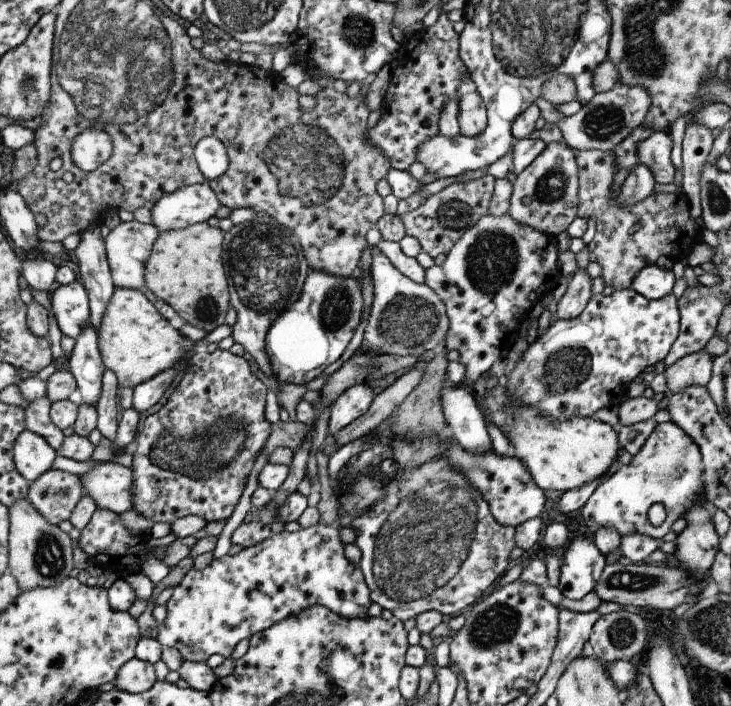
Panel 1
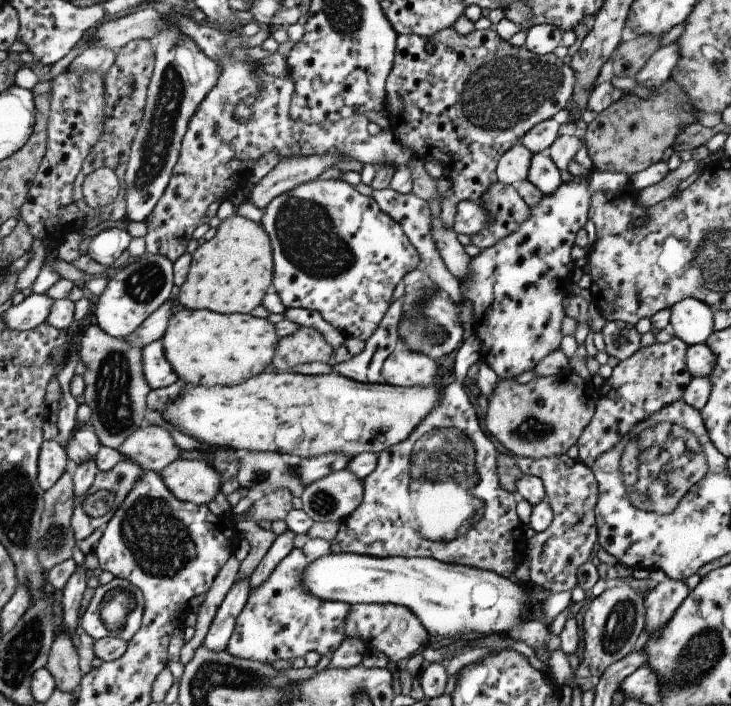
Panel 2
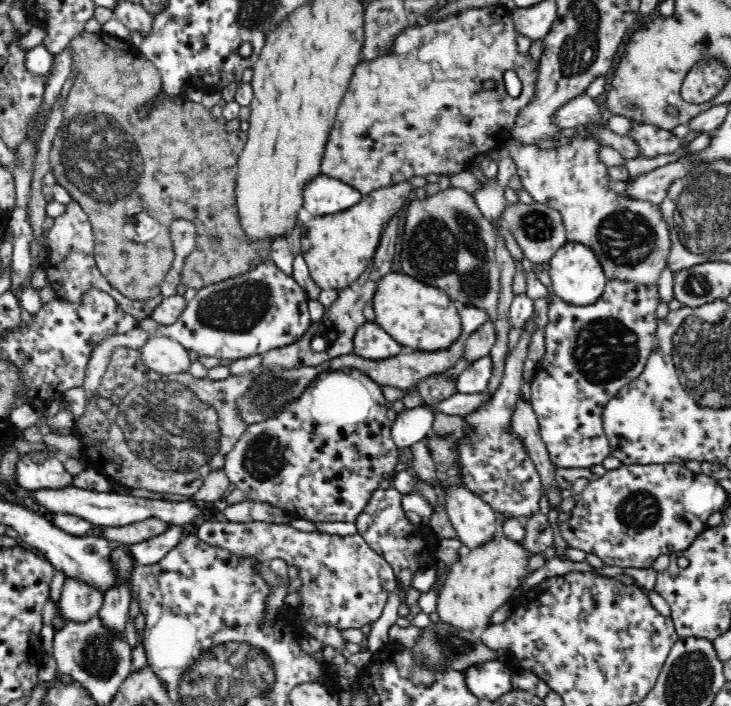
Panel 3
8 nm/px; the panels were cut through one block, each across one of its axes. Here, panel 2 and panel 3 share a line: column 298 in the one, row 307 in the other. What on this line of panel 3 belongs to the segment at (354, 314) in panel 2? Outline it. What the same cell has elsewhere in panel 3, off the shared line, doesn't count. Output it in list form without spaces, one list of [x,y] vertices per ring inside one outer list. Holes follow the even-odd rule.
[[[263,262],[239,277],[222,280],[199,289],[193,300],[187,303],[184,312],[170,326],[158,324],[158,334],[178,341],[183,348],[194,350],[201,359],[239,360],[262,355],[270,350],[294,344],[310,328],[309,298],[293,276],[287,276],[275,263]]]

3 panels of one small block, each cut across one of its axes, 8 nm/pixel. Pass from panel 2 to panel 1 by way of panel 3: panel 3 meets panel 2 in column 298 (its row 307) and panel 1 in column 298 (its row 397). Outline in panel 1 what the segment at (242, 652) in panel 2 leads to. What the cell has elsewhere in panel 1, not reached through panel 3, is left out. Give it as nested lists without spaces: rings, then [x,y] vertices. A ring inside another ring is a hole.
[[[318,523],[310,528],[271,534],[264,542],[242,549],[236,555],[212,559],[203,570],[190,569],[174,587],[166,604],[167,615],[158,625],[157,641],[162,646],[176,648],[183,661],[206,662],[214,655],[229,658],[240,640],[250,638],[292,614],[300,614],[308,606],[326,606],[346,618],[366,618],[371,604],[370,589],[360,566],[345,557],[344,545],[336,526]]]

